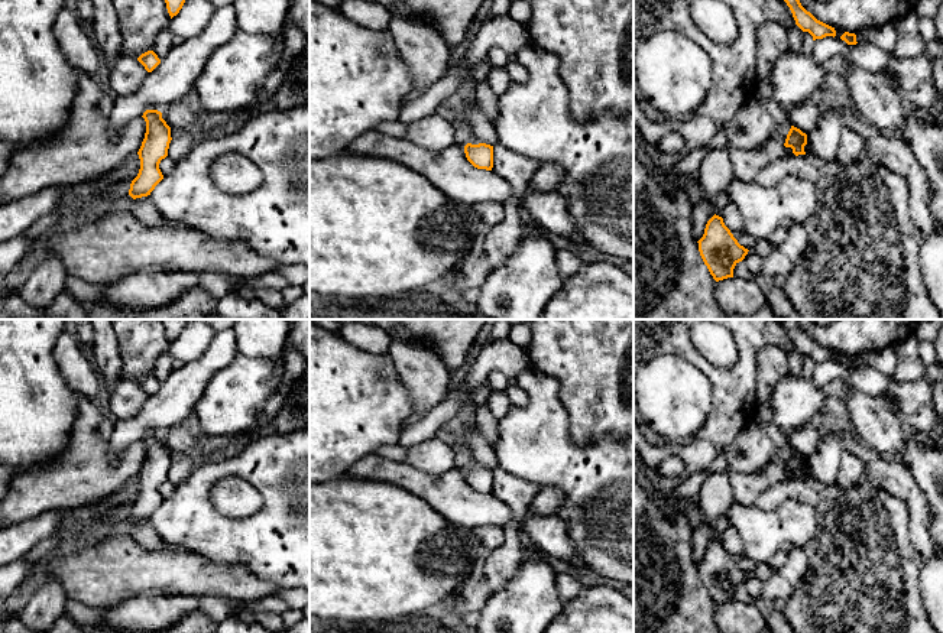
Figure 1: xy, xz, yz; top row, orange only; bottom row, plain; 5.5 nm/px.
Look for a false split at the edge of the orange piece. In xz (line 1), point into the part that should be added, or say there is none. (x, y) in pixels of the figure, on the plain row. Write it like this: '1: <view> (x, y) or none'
1: none

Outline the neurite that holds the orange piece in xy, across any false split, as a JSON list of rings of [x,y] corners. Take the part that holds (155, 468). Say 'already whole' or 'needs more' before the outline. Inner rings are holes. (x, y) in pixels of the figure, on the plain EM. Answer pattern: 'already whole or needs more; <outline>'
already whole; [[[146,434],[142,441],[146,445],[146,457],[137,475],[140,493],[129,513],[129,519],[133,523],[150,519],[155,510],[163,503],[159,487],[168,480],[172,464],[171,451],[162,442],[161,435]]]

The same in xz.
already whole; [[[486,467],[464,470],[467,484],[477,493],[492,494],[493,491],[493,470]]]

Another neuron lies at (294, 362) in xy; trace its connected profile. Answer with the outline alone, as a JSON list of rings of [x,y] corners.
[[[288,348],[283,356],[283,364],[285,364],[283,382],[281,387],[276,390],[276,393],[262,408],[257,425],[252,431],[240,436],[231,436],[231,441],[229,442],[229,445],[213,454],[208,454],[210,458],[221,460],[229,454],[237,454],[243,447],[249,445],[260,434],[270,429],[273,419],[278,416],[282,408],[286,406],[288,403],[289,387],[296,380],[301,379],[305,370],[305,358],[295,348]]]

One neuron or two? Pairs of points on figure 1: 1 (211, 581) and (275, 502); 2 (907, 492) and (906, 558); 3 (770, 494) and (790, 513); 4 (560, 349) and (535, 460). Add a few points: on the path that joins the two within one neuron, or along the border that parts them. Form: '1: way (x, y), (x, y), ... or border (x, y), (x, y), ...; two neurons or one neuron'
1: border (194, 551), (210, 561), (243, 564), (258, 577); two neurons
2: border (878, 489), (904, 502), (911, 541); two neurons
3: border (786, 497), (794, 497), (807, 505), (819, 506); two neurons
4: border (531, 366), (551, 373), (560, 382), (563, 408); two neurons

